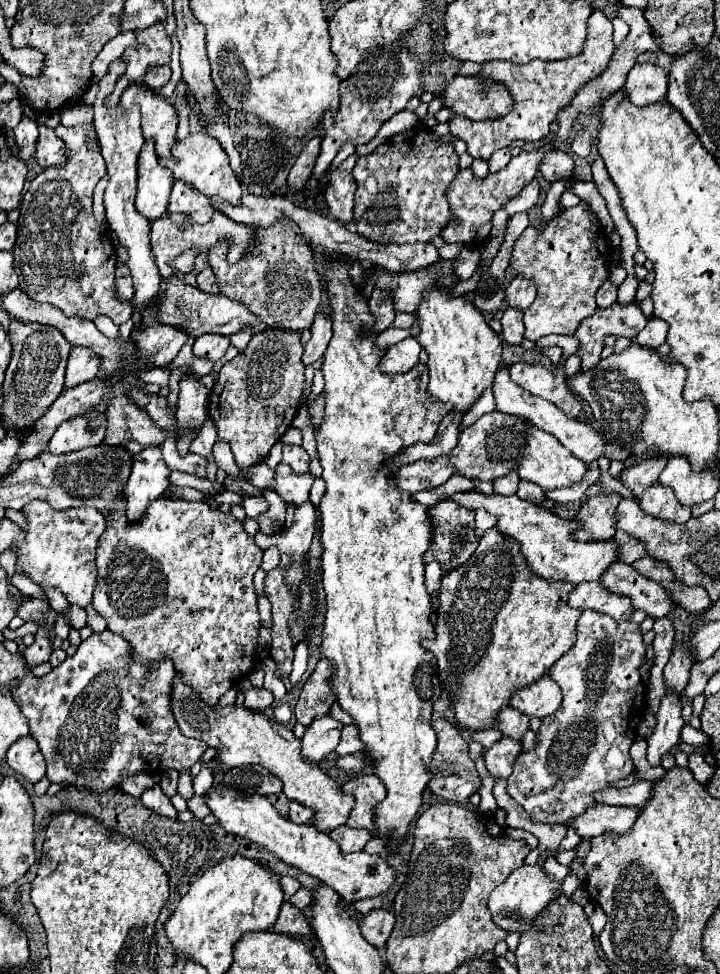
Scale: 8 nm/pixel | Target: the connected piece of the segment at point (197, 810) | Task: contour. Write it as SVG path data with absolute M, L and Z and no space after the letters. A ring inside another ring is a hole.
M193 796L193 798L187 802L187 806L189 806L189 810L195 814L195 818L199 818L199 820L203 820L207 814L211 814L211 810L209 810L207 804L205 804L205 796Z

